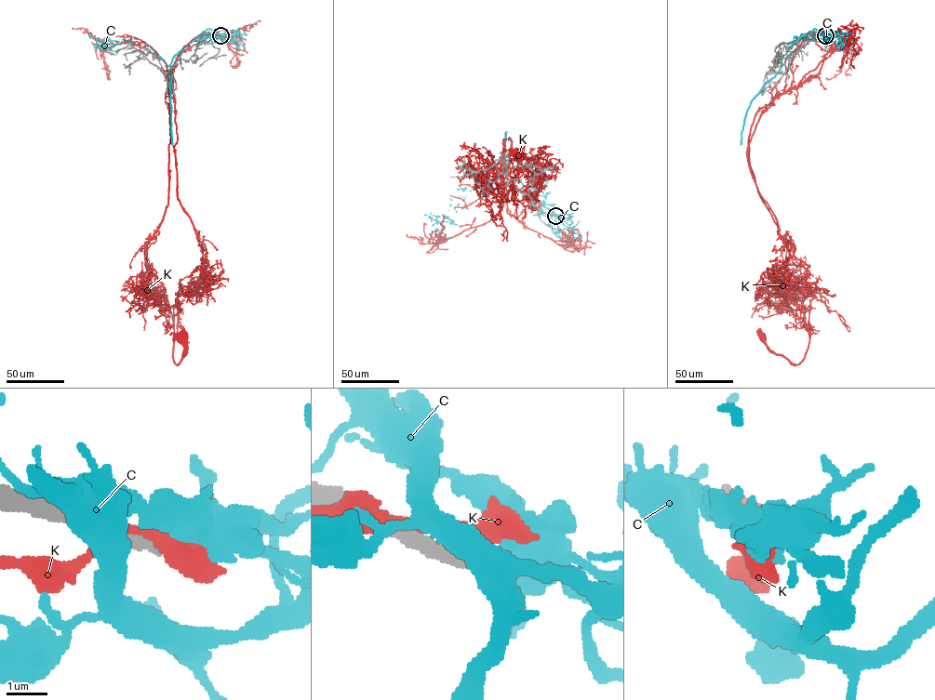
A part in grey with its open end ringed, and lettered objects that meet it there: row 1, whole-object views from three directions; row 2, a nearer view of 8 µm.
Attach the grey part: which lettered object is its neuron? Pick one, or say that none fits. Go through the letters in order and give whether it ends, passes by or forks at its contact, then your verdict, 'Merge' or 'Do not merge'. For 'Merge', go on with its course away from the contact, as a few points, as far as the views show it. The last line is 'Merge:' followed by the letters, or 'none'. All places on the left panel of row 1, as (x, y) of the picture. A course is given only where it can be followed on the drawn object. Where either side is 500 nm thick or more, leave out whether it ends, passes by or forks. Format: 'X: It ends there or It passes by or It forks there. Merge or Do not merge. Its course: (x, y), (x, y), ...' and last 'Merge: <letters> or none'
C: It ends there. Do not merge
K: It passes by. Do not merge
Merge: none

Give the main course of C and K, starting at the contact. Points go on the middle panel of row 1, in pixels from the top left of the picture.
C: (555, 216), (521, 182), (502, 171), (477, 189), (464, 188), (447, 217), (431, 216), (440, 222), (448, 239)
K: (554, 215), (504, 182), (509, 138), (512, 153), (540, 184), (536, 201), (529, 193), (508, 200), (514, 152)

